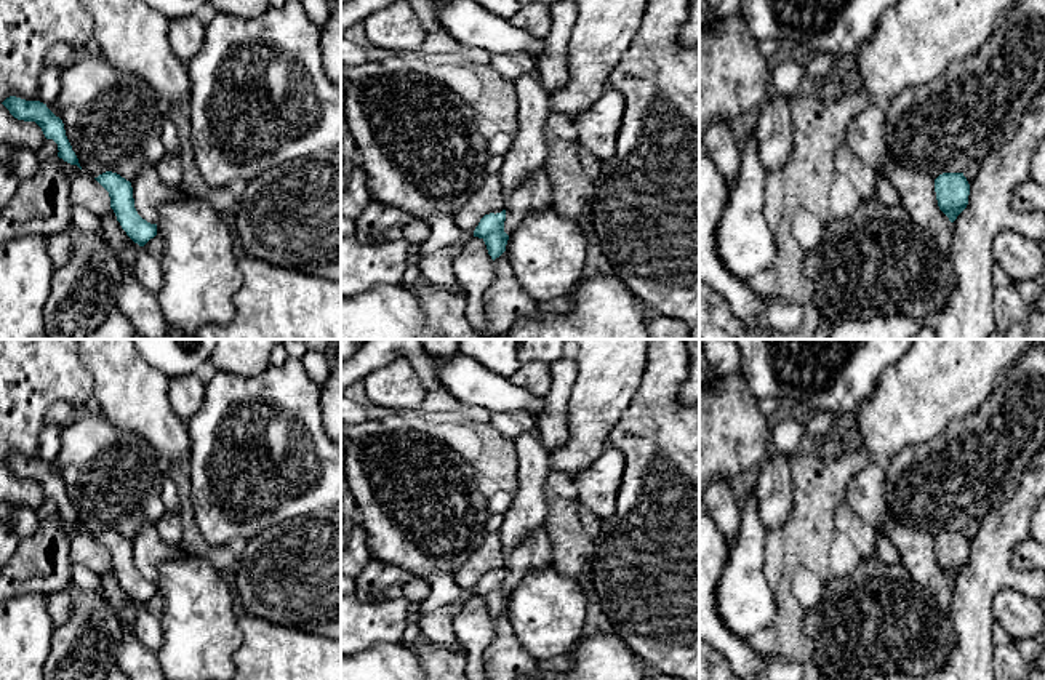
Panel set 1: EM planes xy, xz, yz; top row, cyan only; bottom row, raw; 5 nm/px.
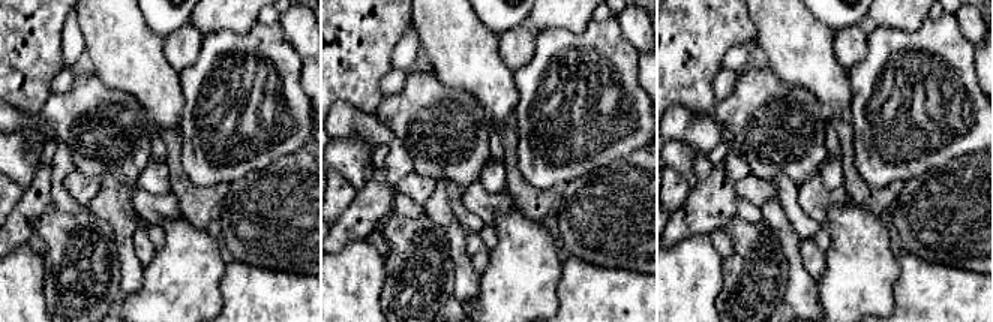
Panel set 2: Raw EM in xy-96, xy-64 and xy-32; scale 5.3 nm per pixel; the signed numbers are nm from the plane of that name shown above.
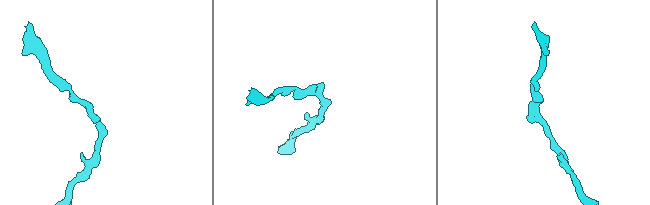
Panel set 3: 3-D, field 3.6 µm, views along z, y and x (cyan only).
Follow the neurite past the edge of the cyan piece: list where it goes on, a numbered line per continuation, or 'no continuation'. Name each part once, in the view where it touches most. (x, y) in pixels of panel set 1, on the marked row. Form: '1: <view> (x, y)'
no continuation

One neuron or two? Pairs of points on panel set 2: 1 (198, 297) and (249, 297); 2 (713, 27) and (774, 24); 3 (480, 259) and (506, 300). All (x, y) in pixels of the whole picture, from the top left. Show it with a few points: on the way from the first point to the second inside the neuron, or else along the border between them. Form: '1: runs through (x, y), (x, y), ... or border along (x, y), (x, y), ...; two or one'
1: border along (227, 262), (227, 270), (221, 280), (222, 306); two
2: border along (749, 15), (755, 27), (756, 47); two
3: border along (491, 250), (488, 265), (480, 274); two

